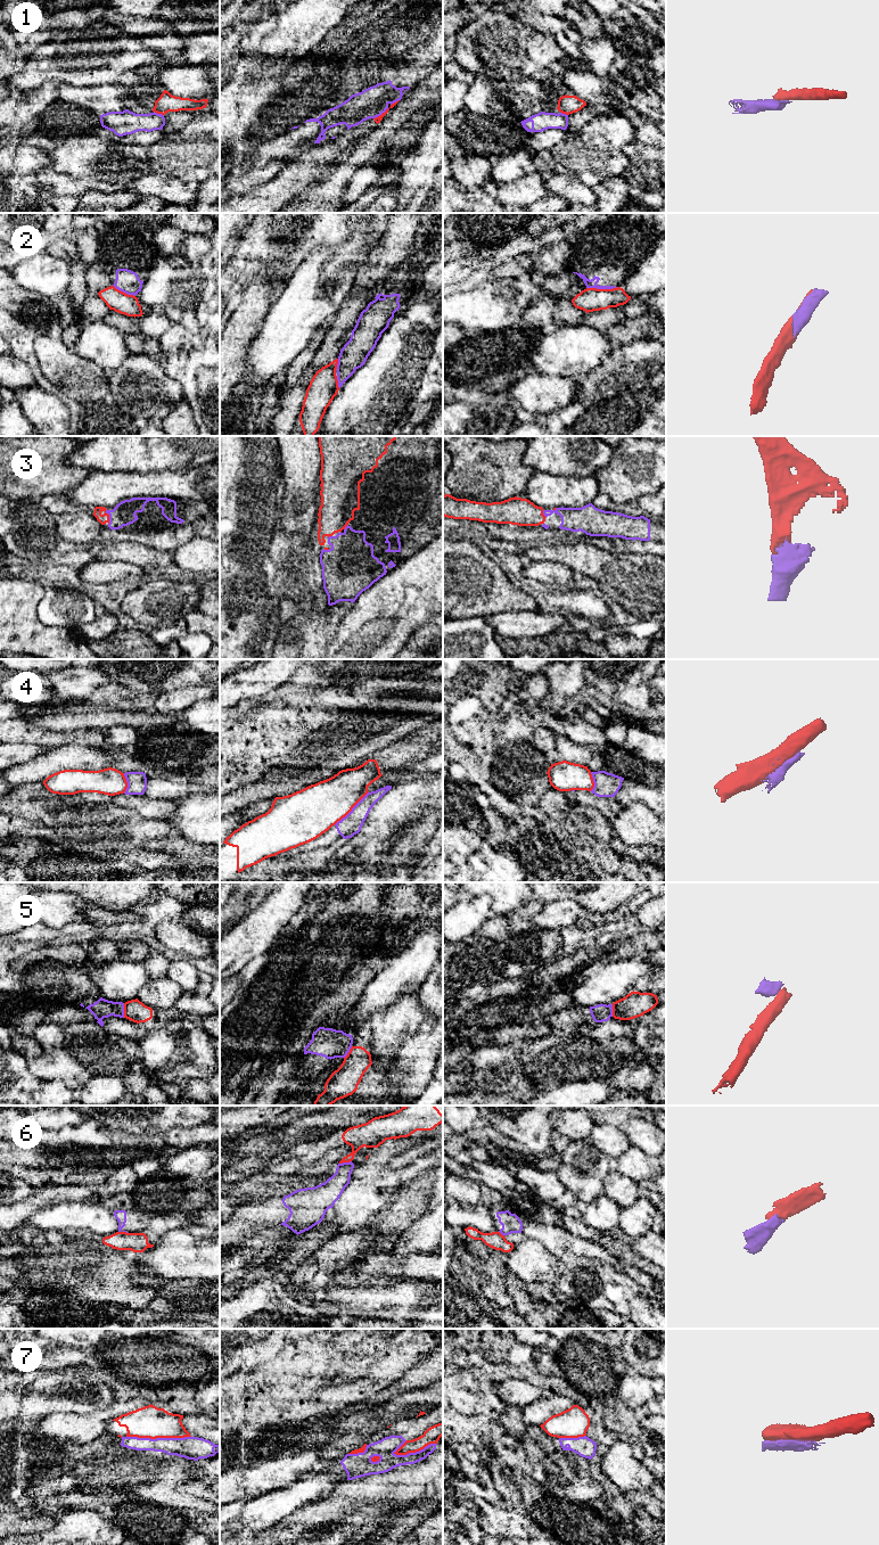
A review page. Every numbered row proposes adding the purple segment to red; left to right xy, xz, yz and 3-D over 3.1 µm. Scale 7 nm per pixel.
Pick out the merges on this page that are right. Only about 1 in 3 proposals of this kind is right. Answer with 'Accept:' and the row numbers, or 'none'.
Accept: 3

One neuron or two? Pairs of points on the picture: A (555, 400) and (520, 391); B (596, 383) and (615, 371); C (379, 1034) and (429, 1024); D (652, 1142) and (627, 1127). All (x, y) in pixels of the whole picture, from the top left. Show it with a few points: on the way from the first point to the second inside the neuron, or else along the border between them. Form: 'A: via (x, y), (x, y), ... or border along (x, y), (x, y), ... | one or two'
A: via (547, 393), (528, 392) | one
B: via (600, 383), (604, 383), (610, 376) | one
C: border along (425, 1017), (412, 1035) | two
D: via (647, 1136), (633, 1128) | one

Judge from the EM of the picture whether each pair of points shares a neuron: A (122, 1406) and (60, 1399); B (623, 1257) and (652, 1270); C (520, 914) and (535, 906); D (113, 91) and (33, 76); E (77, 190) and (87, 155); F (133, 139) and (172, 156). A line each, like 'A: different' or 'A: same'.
A: different
B: same
C: same
D: different
E: different
F: different

